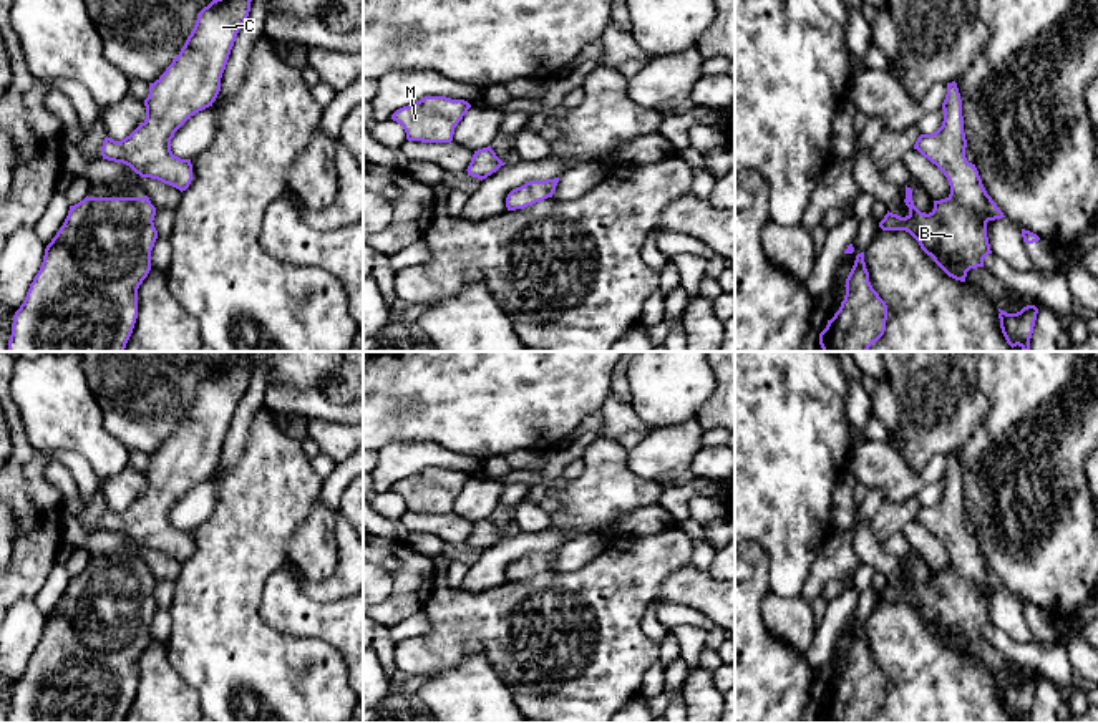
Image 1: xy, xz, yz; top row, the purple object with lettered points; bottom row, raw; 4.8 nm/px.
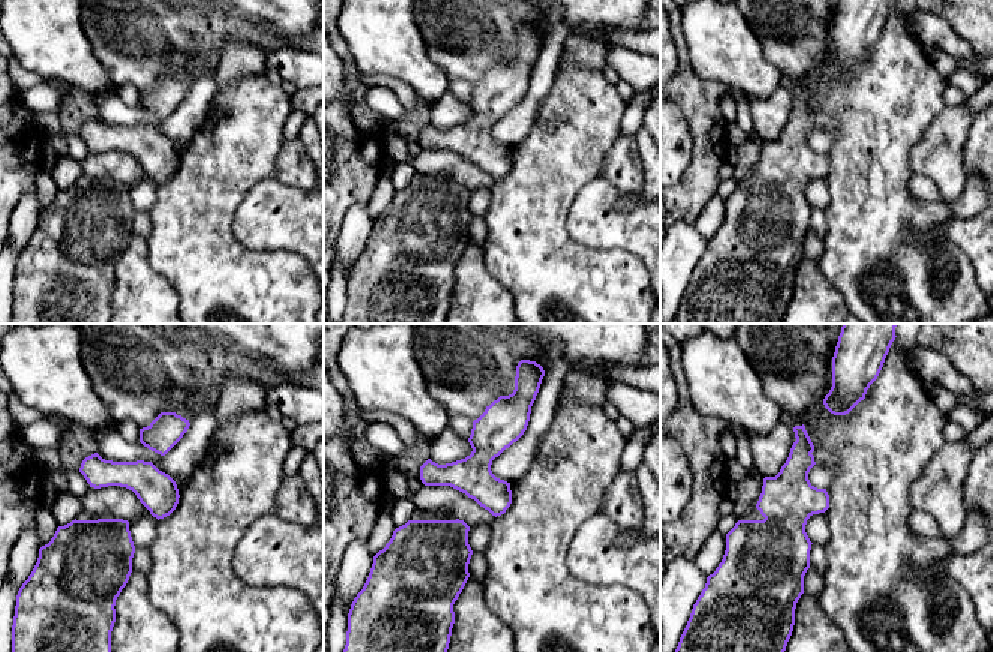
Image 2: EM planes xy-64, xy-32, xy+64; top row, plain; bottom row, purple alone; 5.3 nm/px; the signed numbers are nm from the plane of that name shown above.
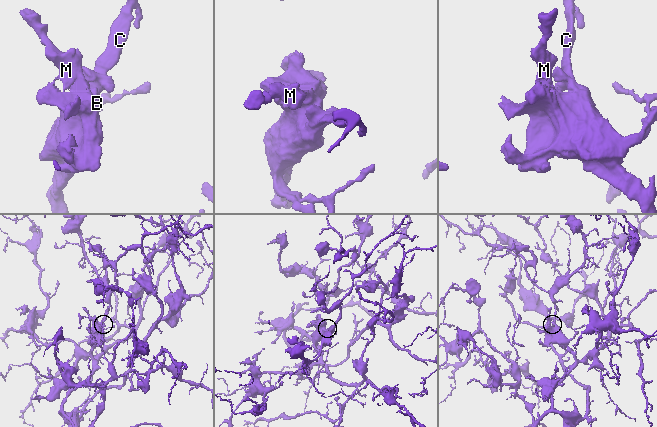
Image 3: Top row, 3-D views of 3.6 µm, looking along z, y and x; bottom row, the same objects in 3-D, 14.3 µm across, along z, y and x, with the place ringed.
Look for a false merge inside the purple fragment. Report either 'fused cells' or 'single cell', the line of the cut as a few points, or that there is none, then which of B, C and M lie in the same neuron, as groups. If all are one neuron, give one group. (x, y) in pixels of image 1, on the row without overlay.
single cell; cut none; groups B C M

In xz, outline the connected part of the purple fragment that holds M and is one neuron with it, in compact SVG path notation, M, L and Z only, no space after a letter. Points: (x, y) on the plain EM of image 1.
M425 468L396 481L391 491L403 497L408 512L451 514L454 499L469 479L464 471Z

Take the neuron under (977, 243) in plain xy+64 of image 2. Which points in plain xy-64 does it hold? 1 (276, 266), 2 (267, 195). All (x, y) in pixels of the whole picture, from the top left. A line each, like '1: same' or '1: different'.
1: different
2: same

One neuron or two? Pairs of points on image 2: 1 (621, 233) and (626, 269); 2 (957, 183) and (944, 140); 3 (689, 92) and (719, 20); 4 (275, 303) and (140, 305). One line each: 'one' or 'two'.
1: two
2: one
3: two
4: two

